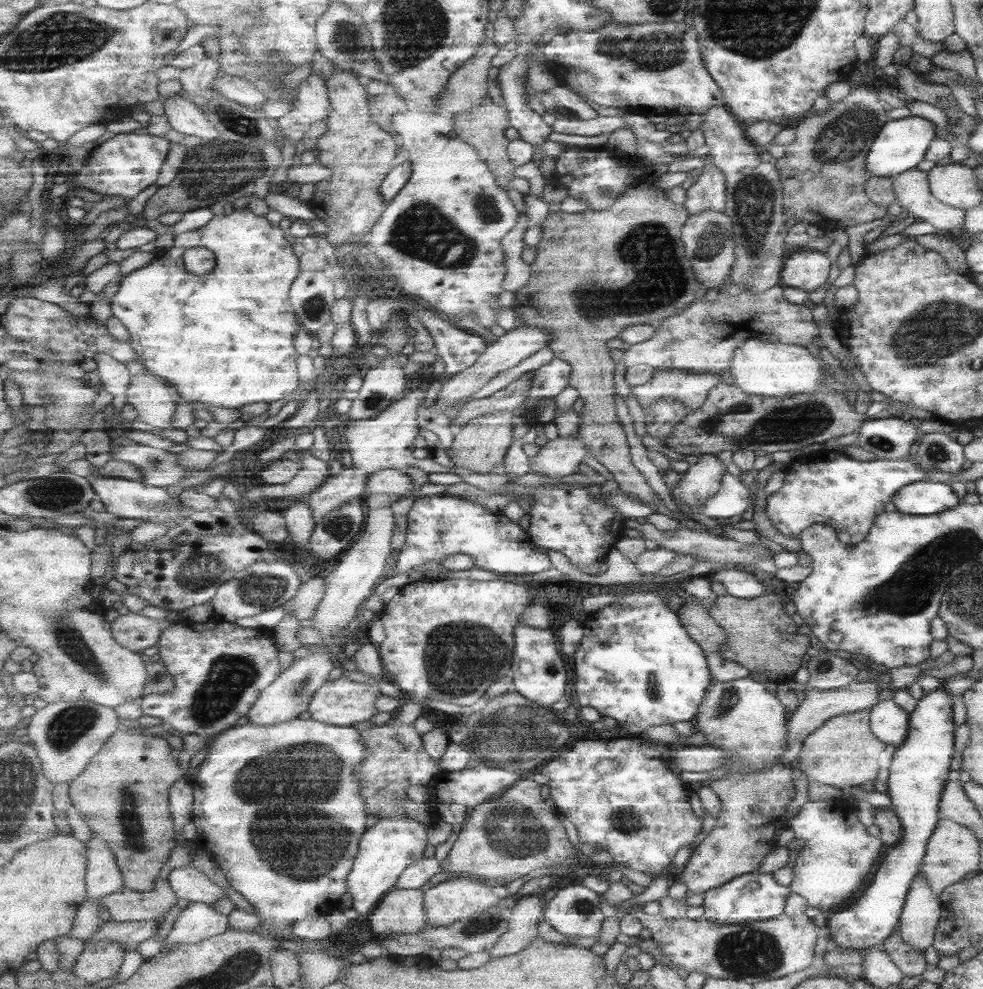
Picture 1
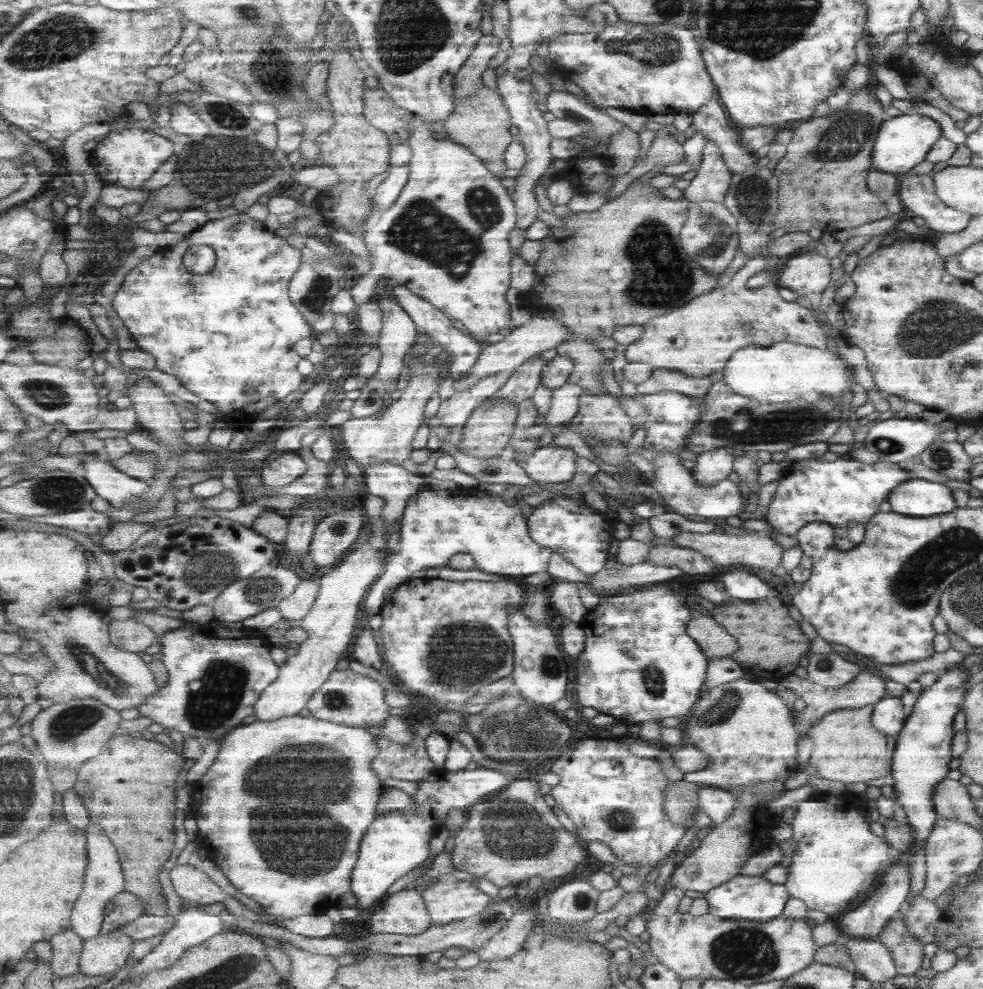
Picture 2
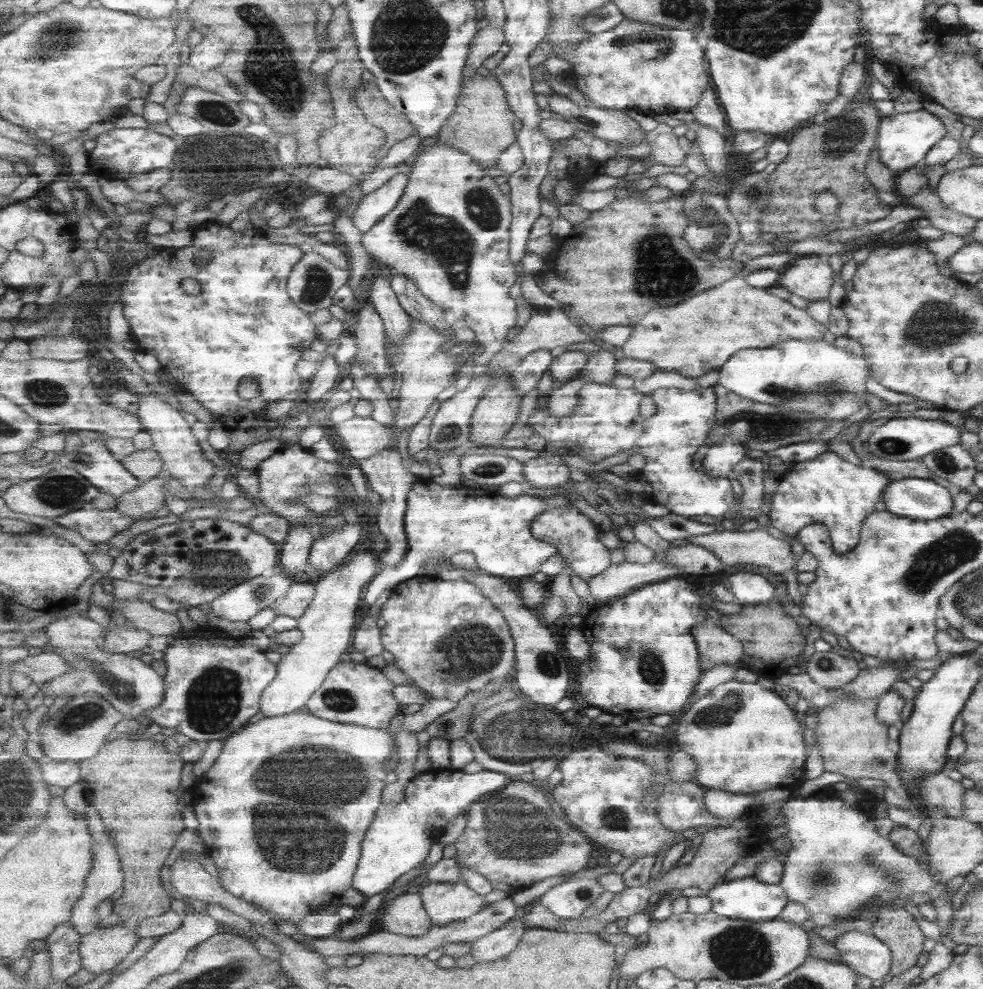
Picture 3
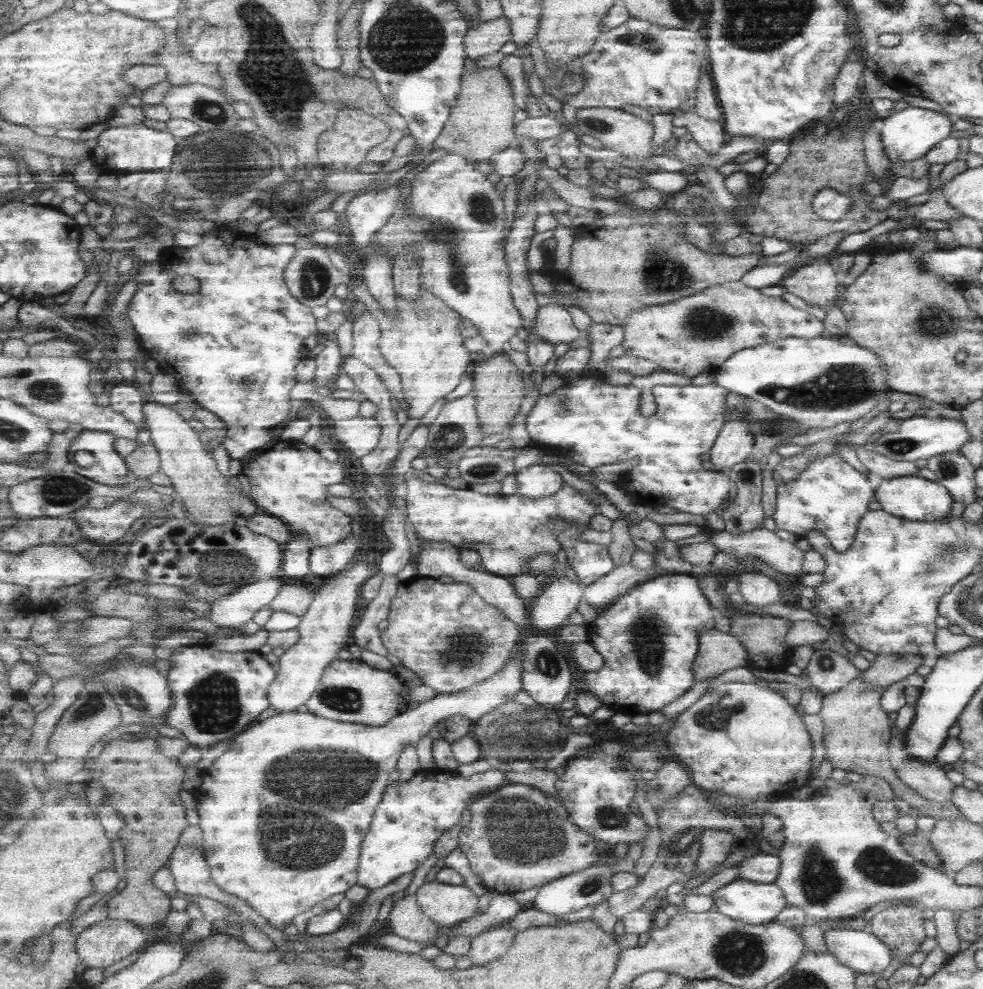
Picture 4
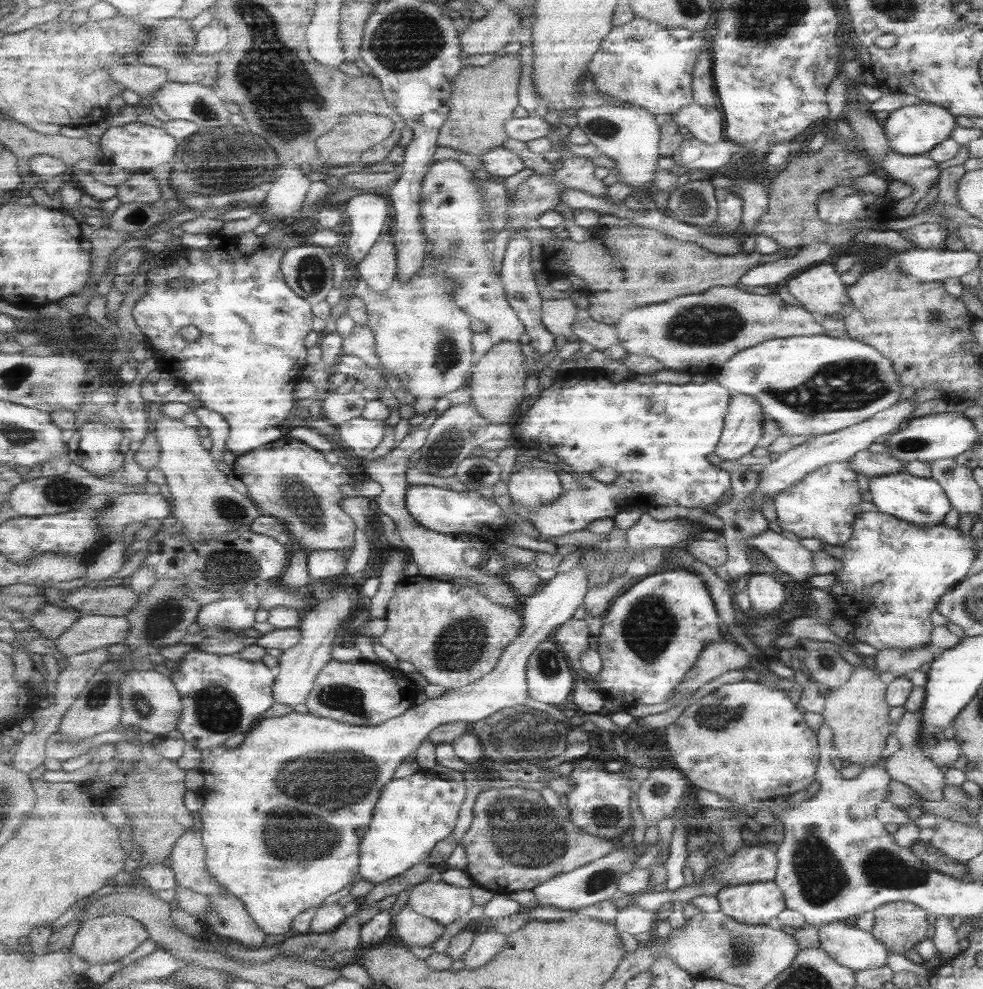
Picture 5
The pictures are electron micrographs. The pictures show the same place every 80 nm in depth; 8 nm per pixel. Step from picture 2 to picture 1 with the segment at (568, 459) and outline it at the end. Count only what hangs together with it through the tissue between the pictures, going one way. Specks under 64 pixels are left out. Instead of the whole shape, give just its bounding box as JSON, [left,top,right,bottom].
[533,432,589,478]

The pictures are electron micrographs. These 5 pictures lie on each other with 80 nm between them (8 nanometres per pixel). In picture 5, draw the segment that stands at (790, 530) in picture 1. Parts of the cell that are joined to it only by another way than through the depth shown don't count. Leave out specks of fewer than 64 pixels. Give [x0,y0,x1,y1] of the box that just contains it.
[774,461,861,546]

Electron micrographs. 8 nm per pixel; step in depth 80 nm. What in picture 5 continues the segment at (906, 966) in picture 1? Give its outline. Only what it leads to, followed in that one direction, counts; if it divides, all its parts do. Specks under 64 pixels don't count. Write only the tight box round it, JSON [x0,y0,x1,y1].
[871,903,927,954]

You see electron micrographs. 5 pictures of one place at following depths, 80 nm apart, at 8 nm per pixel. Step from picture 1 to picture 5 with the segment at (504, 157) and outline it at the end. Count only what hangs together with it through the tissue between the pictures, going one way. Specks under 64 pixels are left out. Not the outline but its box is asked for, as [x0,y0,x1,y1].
[438,52,522,160]

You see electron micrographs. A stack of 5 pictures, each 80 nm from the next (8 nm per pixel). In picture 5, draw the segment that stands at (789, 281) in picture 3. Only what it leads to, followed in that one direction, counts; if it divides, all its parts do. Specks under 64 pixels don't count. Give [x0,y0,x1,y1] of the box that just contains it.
[785,263,850,322]

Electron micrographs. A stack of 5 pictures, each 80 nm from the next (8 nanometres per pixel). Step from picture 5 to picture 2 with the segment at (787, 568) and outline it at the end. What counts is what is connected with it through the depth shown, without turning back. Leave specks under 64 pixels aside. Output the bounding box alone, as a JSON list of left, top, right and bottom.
[670,529,785,570]

